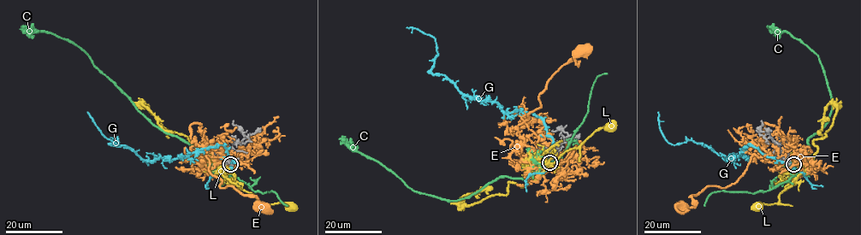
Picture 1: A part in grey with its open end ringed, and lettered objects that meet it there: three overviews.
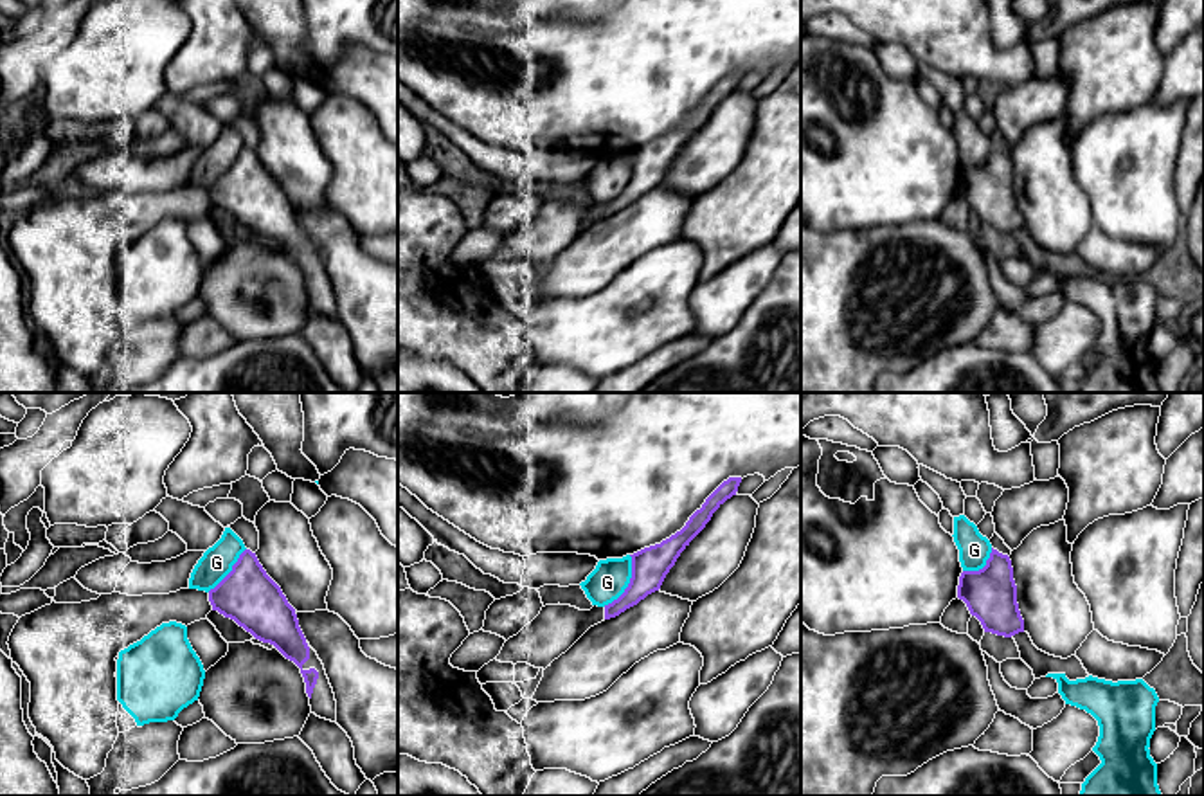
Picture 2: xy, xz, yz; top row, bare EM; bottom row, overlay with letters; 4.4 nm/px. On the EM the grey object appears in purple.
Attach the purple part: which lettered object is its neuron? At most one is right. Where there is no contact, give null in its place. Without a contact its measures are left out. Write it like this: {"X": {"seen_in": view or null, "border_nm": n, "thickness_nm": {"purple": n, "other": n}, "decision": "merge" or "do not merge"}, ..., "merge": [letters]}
{"C": {"seen_in": null, "decision": "do not merge"}, "E": {"seen_in": null, "decision": "merge"}, "G": {"seen_in": "xz", "border_nm": 260, "thickness_nm": {"purple": 160, "other": 170}, "decision": "do not merge"}, "L": {"seen_in": null, "decision": "do not merge"}, "merge": ["E"]}

